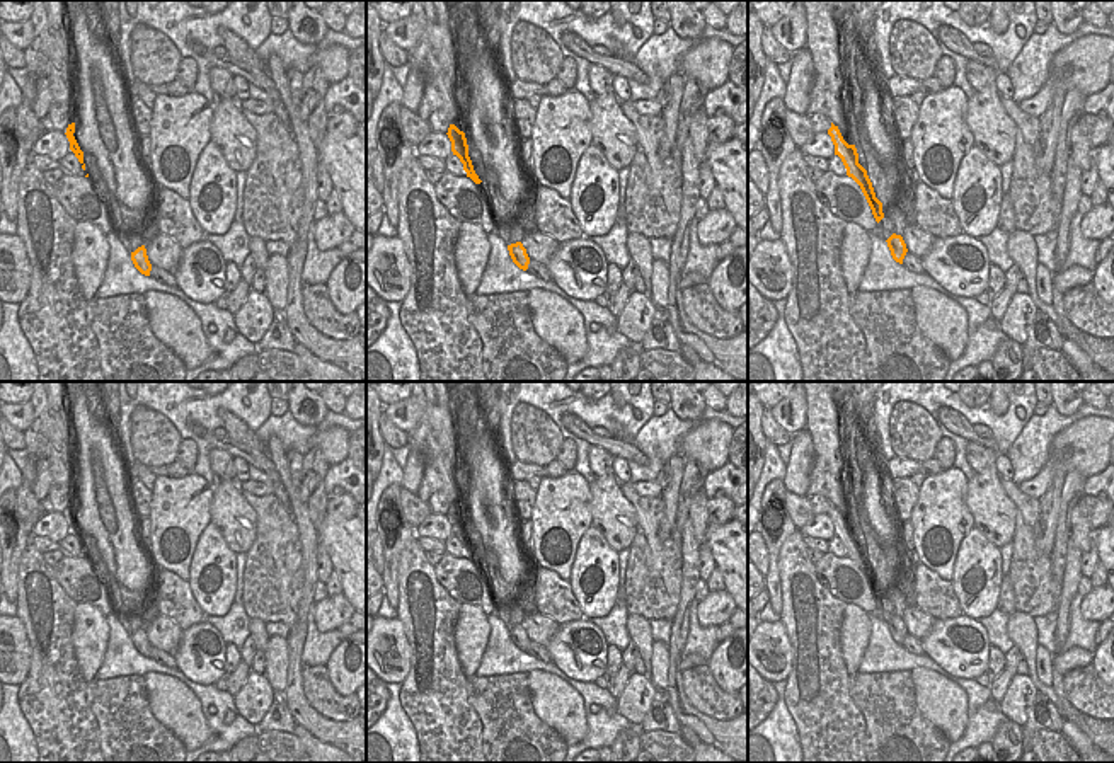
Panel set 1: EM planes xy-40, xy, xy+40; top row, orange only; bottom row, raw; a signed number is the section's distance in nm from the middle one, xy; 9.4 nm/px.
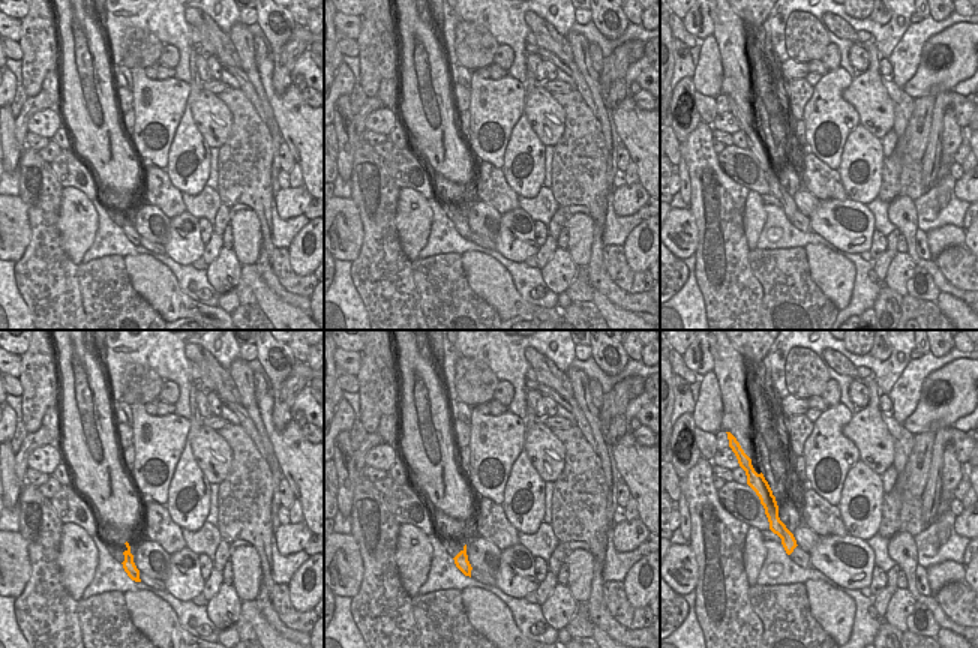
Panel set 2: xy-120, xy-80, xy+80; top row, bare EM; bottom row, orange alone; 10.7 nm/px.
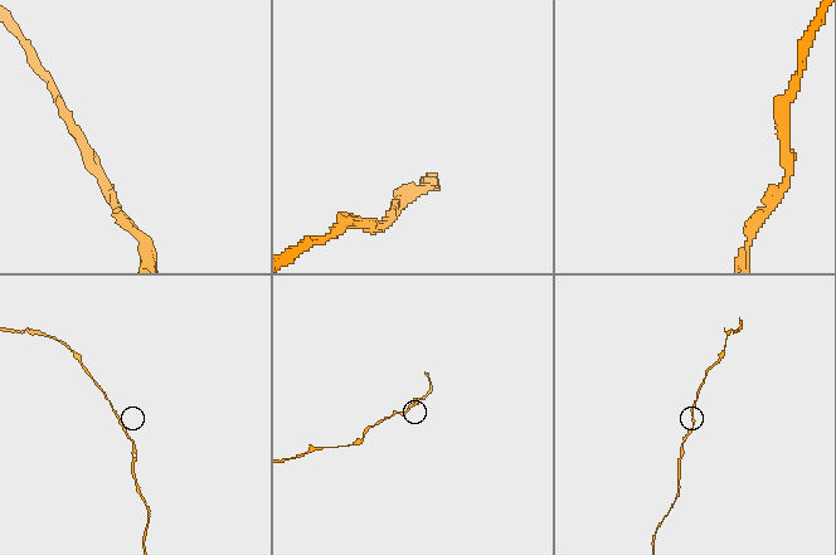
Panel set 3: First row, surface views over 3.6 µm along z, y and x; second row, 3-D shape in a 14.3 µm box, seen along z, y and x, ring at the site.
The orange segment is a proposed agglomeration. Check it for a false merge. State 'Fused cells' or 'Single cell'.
Single cell.

